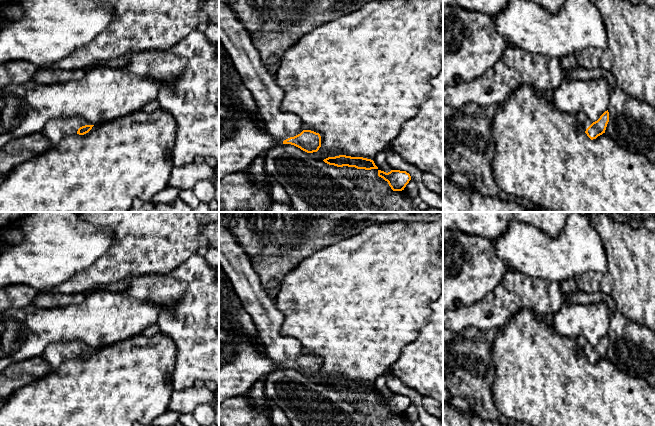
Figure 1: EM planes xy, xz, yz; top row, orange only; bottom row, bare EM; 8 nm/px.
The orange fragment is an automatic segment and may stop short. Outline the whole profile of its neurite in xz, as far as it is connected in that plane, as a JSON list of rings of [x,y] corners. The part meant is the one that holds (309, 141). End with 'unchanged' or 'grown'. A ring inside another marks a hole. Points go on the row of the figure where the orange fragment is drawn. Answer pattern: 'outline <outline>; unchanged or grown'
outline [[[219,0],[219,41],[227,51],[244,85],[251,92],[260,116],[265,121],[266,130],[283,144],[294,145],[307,153],[317,152],[321,147],[321,136],[311,130],[304,130],[301,119],[294,113],[283,112],[280,109],[285,96],[278,86],[274,73],[270,72],[260,59],[259,51],[253,44],[251,34],[238,20],[234,11]]]; grown

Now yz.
outline [[[608,110],[605,111],[600,118],[593,123],[583,113],[575,114],[575,116],[577,119],[576,129],[578,131],[584,131],[591,140],[596,139],[598,136],[605,133],[609,122]]]; grown

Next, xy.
outline [[[76,116],[68,118],[51,119],[45,126],[42,134],[50,142],[51,146],[58,144],[68,136],[88,133],[94,125],[90,125],[85,119]]]; grown

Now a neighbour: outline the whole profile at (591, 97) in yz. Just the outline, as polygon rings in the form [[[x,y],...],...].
[[[604,78],[594,80],[564,79],[553,90],[553,104],[559,112],[583,113],[593,123],[608,110],[610,91]]]

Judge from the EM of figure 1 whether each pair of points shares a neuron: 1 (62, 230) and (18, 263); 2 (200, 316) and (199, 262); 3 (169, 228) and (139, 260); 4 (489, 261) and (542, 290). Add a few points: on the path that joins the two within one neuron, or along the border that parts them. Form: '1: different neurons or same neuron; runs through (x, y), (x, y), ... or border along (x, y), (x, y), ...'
1: same neuron; runs through (51, 241), (29, 262)
2: same neuron; runs through (200, 303), (200, 283), (203, 275)
3: same neuron; runs through (161, 236), (145, 252)
4: different neurons; border along (509, 268), (493, 289)

